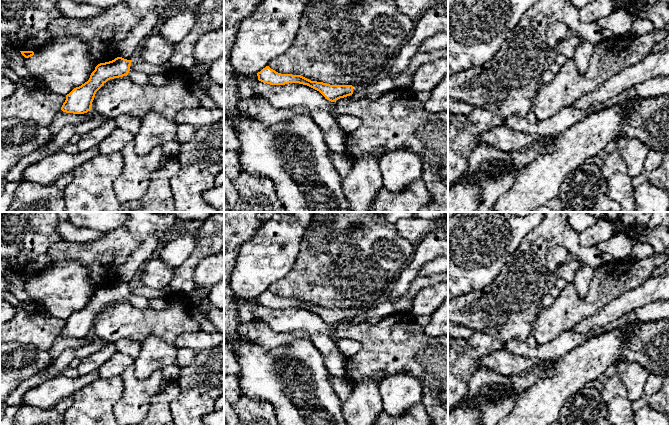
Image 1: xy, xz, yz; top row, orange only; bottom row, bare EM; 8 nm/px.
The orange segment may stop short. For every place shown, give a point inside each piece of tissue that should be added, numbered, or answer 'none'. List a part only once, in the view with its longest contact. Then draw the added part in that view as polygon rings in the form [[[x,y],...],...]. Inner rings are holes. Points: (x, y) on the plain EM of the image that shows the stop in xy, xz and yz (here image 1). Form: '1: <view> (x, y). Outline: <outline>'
1: xy (128, 272). Outline: [[[149,237],[140,244],[118,271],[119,281],[133,285],[143,265],[155,256],[159,240]]]

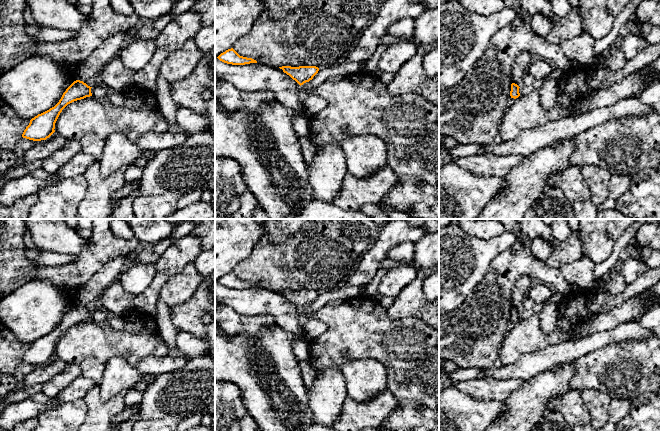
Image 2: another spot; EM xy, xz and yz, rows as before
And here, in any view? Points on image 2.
1: xy (88, 296). Outline: [[[116,257],[106,263],[77,293],[77,303],[88,310],[95,310],[100,294],[118,280],[127,258]]]

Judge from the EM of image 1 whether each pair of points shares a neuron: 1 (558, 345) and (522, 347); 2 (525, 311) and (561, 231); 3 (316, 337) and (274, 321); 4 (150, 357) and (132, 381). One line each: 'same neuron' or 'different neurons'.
1: same neuron
2: same neuron
3: same neuron
4: different neurons

